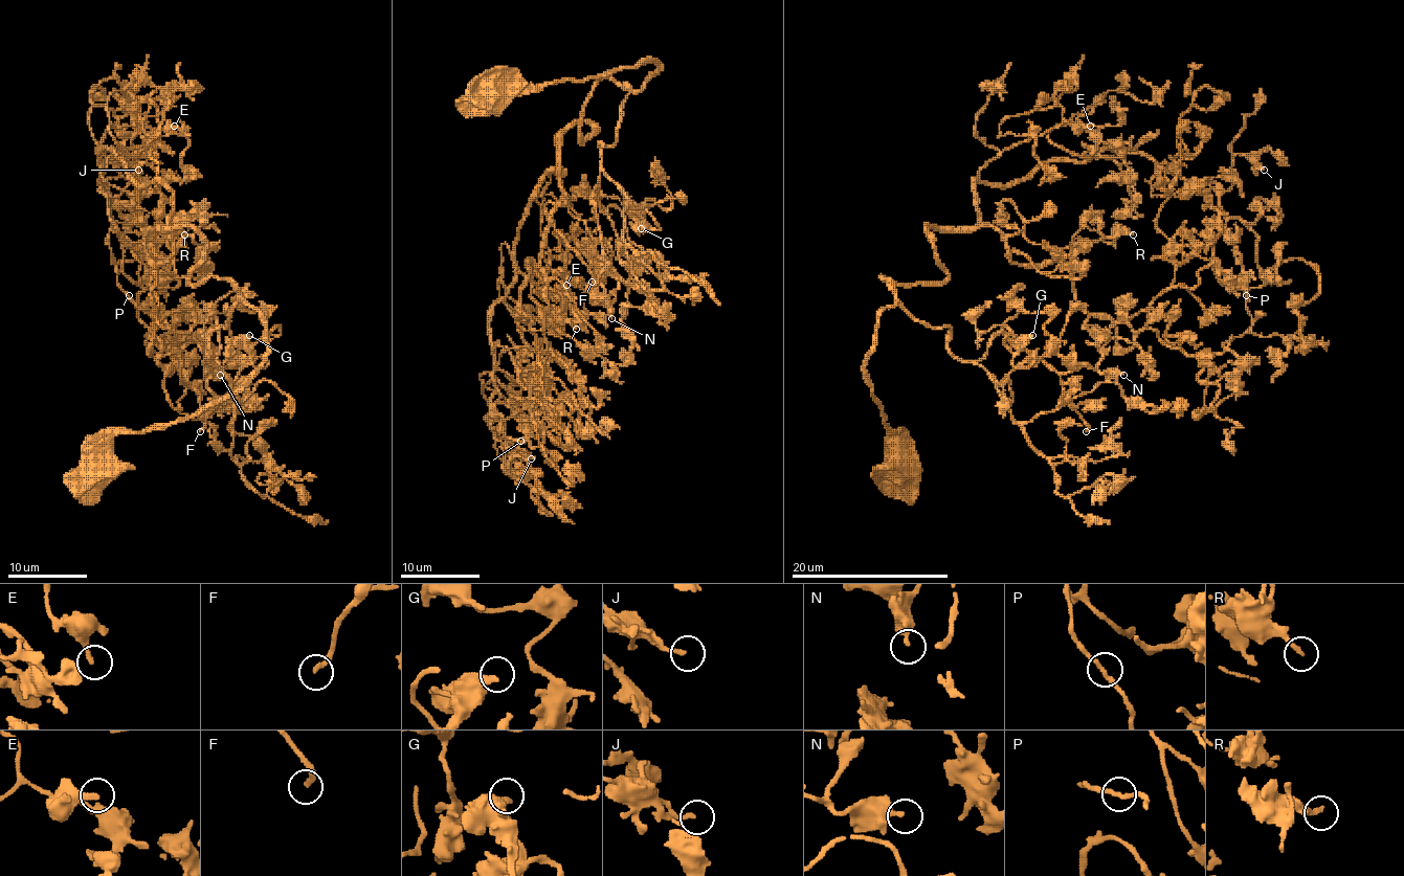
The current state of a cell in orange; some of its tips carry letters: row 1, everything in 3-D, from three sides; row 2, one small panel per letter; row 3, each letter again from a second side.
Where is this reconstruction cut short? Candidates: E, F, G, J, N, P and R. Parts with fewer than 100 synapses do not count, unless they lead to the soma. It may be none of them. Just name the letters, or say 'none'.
F

